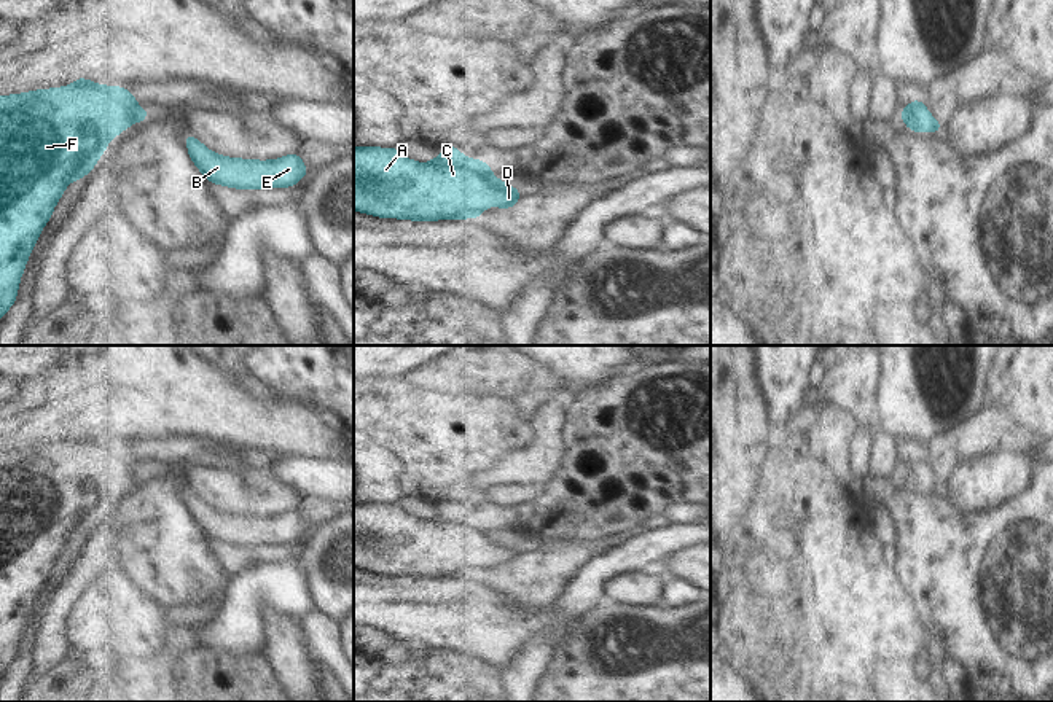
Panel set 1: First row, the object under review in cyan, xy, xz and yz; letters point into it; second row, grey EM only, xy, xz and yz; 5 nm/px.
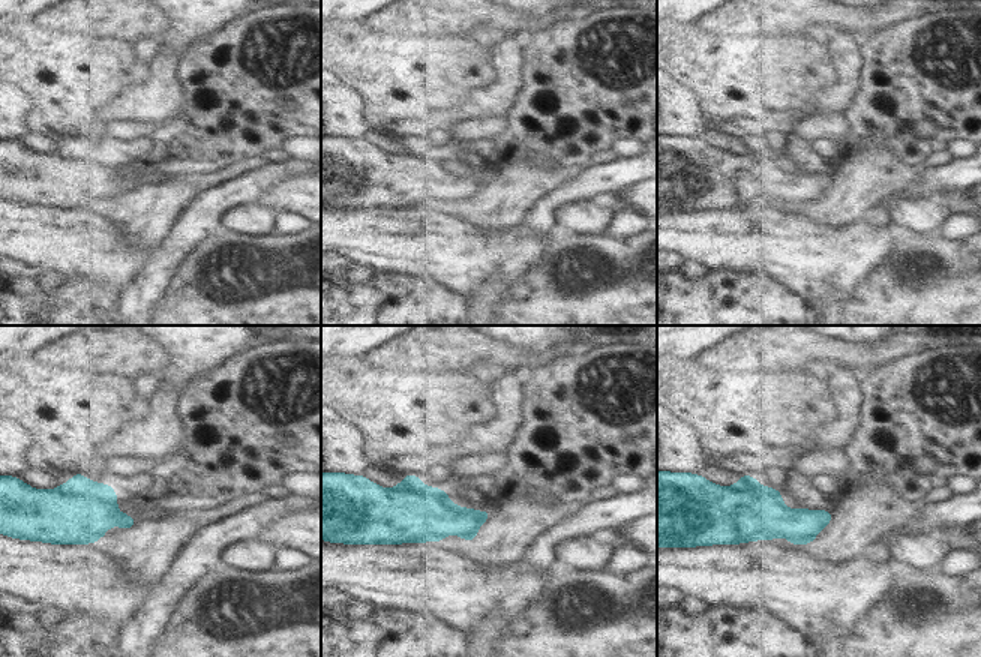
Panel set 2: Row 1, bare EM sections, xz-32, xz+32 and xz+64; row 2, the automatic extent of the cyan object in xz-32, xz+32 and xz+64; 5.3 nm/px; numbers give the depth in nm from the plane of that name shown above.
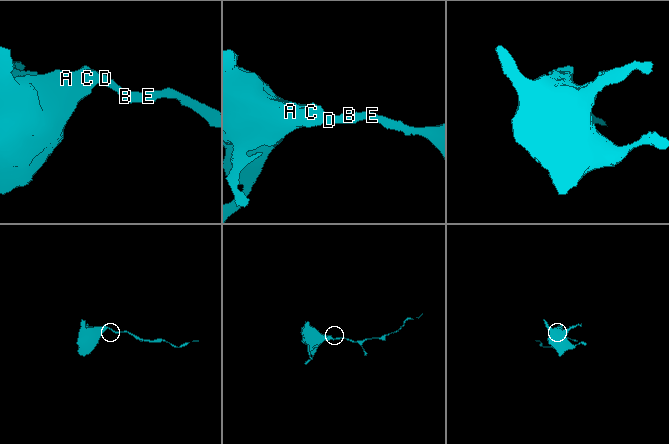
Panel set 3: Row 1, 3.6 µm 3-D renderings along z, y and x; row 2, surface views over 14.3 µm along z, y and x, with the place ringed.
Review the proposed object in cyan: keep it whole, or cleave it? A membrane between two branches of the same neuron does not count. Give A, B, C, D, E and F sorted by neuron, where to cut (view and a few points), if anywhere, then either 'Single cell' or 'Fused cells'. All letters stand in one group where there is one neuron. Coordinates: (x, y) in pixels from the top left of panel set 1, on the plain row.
Groups: A B C D E F. No split. Single cell

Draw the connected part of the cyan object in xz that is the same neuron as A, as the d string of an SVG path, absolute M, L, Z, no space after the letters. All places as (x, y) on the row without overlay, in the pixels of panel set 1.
M448 501L438 514L427 521L406 516L397 505L354 505L354 567L363 570L417 578L478 575L487 562L515 564L519 552L519 546L492 532L487 519L465 514L454 501Z

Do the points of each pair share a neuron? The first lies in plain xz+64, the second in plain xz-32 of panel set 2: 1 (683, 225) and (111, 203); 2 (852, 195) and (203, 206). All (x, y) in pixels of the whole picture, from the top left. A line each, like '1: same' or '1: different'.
1: different
2: different

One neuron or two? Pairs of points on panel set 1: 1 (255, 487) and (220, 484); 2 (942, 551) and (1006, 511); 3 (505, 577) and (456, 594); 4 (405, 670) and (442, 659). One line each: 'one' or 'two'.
1: one
2: one
3: two
4: one

